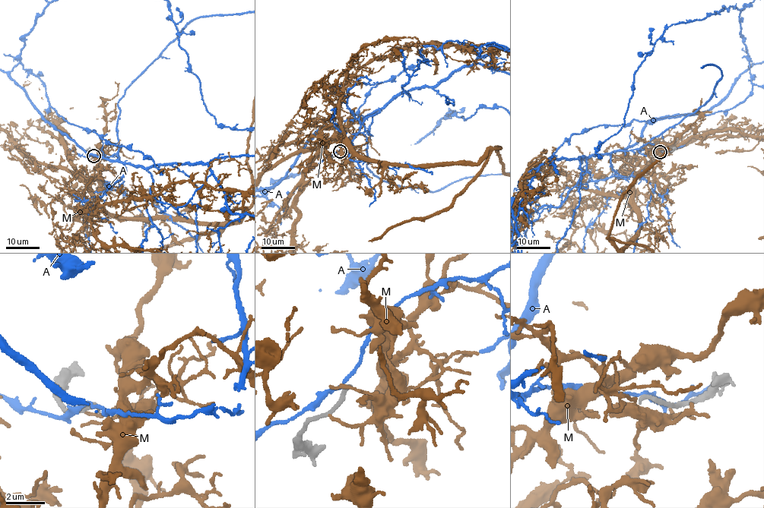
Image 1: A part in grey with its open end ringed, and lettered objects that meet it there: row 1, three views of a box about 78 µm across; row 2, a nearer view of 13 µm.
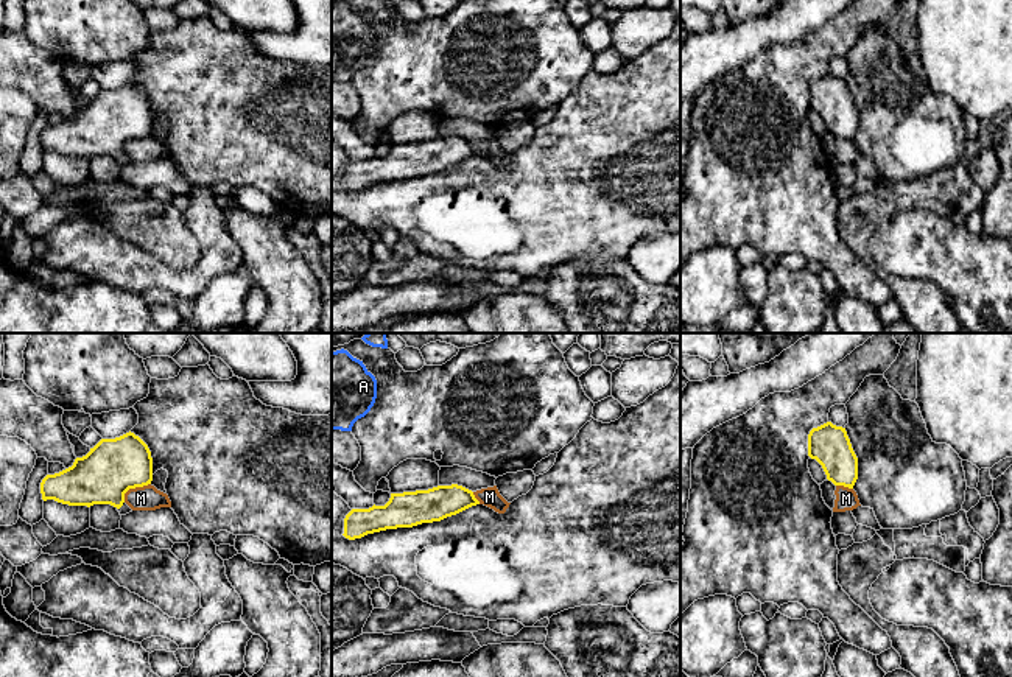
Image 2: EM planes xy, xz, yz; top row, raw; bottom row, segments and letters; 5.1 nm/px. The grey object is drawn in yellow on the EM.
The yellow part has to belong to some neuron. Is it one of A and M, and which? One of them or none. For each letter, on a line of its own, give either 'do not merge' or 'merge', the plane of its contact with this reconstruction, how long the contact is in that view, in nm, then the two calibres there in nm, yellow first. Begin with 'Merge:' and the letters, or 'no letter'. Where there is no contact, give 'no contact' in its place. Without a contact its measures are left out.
Merge: no letter
A: do not merge; no contact
M: do not merge; contact in xy; length 170 nm; calibres 280 and 130 nm

